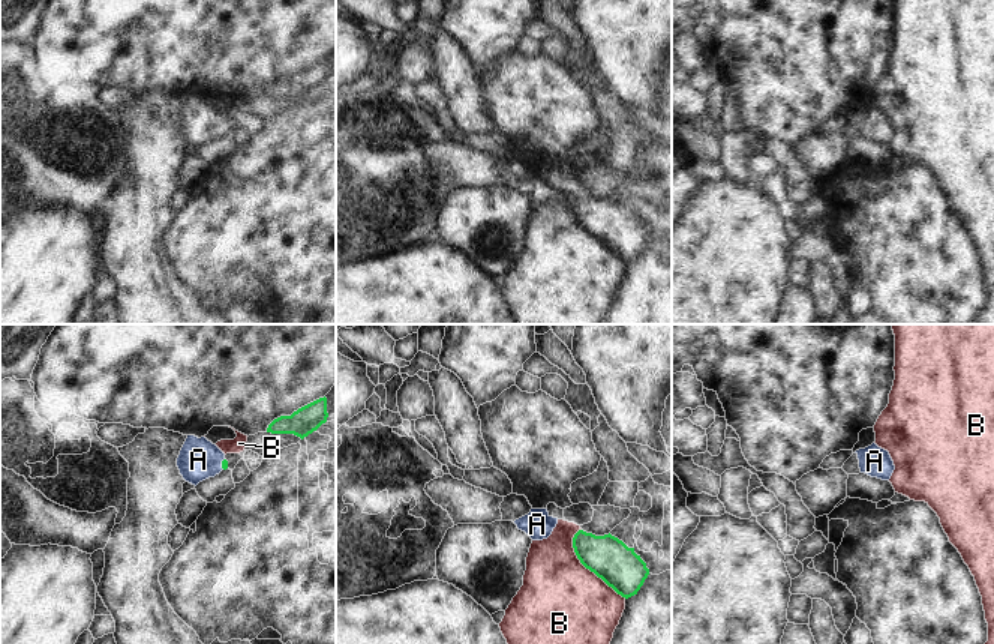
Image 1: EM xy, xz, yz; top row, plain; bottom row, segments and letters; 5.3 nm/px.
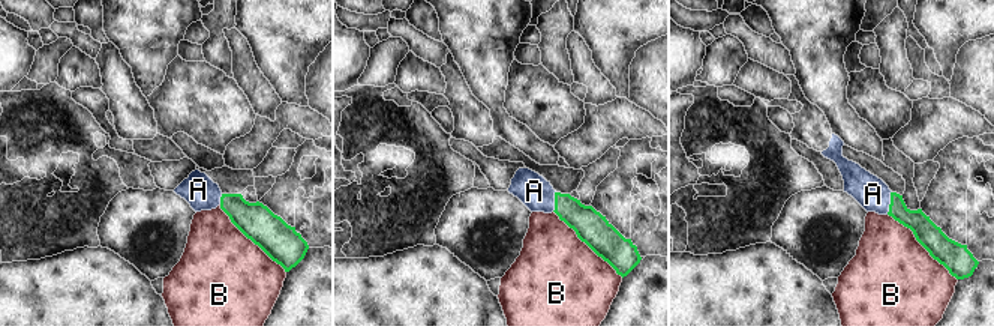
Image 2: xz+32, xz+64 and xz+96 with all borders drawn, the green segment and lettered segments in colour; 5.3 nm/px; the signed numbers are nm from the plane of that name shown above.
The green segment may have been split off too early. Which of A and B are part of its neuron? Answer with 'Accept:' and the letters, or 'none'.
Accept: A

